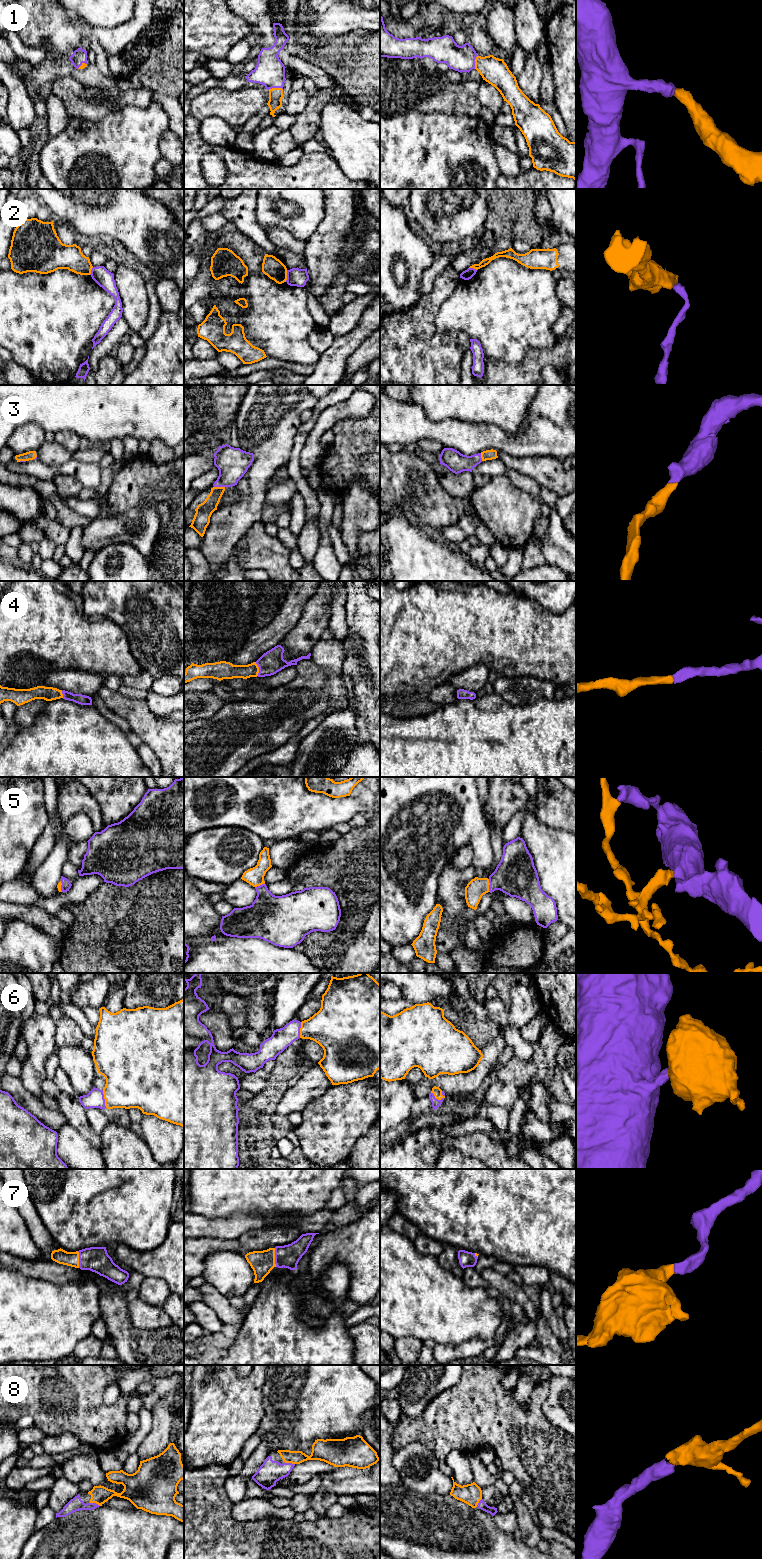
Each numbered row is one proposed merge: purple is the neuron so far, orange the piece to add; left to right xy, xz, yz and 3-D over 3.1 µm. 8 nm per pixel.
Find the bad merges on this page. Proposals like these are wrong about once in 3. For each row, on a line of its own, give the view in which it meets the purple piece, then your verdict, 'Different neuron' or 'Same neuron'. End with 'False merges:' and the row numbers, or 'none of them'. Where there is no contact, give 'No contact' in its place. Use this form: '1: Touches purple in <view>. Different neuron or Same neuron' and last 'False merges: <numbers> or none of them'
1: Touches purple in xz. Same neuron
2: Touches purple in xz. Different neuron
3: Touches purple in xz. Same neuron
4: Touches purple in xz. Same neuron
5: Touches purple in yz. Same neuron
6: Touches purple in yz. Same neuron
7: Touches purple in xz. Same neuron
8: Touches purple in xz. Same neuron
False merges: 2

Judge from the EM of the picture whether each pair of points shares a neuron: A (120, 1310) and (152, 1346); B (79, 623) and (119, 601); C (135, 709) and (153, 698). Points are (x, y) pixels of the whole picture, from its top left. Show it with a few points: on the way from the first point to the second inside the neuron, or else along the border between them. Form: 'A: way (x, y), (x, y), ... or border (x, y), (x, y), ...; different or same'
A: way (120, 1321), (141, 1342); same
B: border (83, 613), (91, 617), (106, 617), (113, 622); different
C: border (144, 700), (147, 707), (160, 717); different

